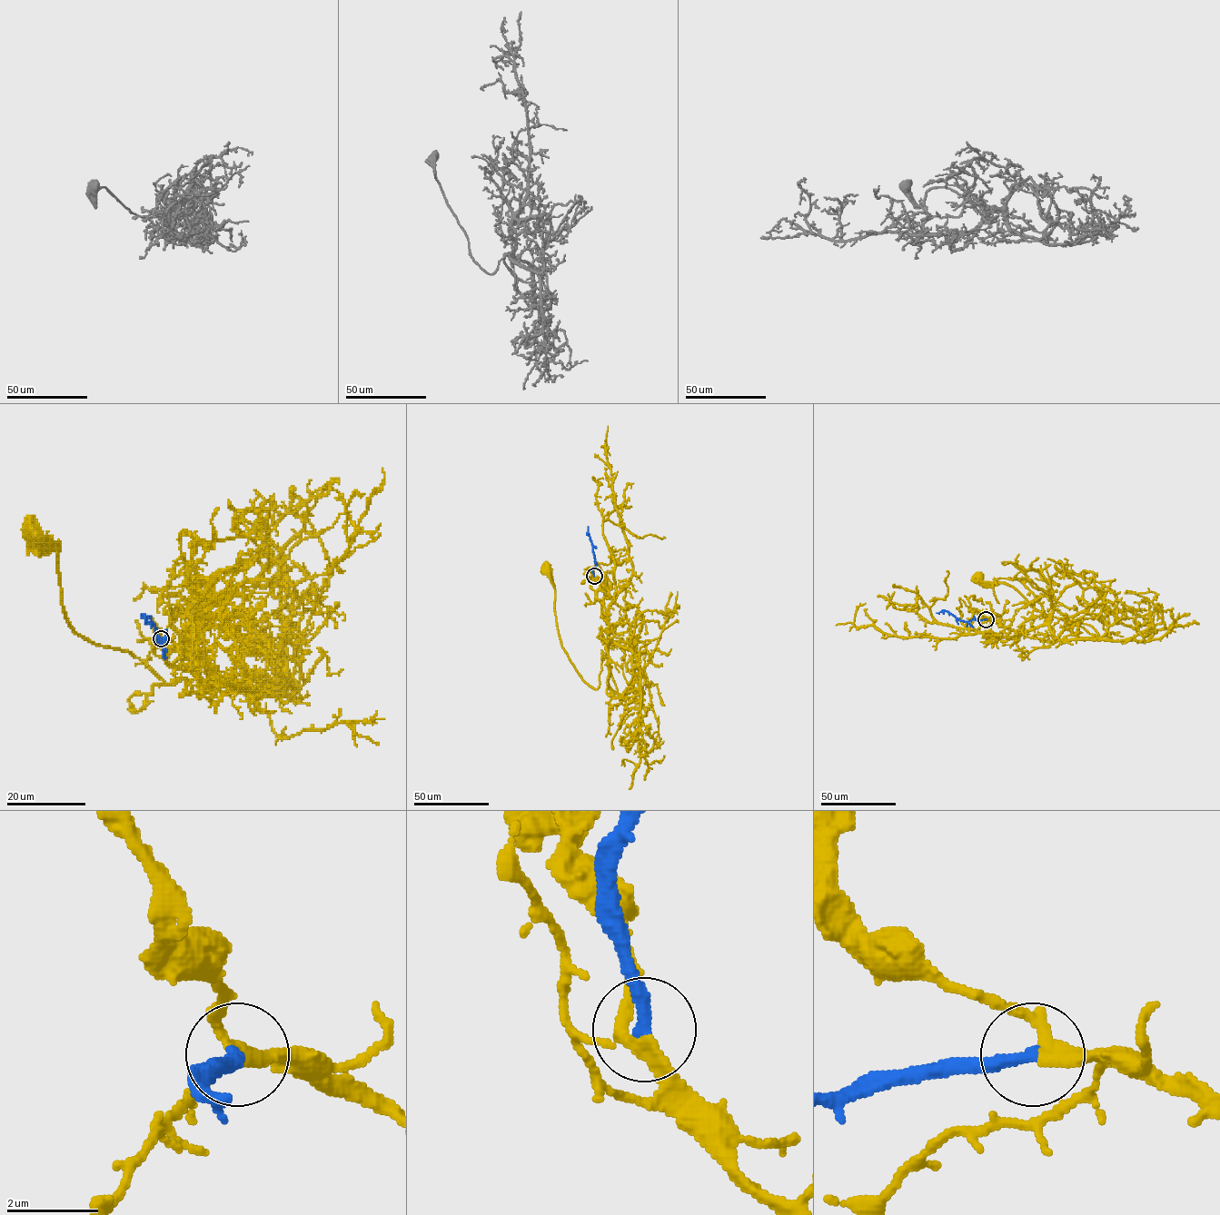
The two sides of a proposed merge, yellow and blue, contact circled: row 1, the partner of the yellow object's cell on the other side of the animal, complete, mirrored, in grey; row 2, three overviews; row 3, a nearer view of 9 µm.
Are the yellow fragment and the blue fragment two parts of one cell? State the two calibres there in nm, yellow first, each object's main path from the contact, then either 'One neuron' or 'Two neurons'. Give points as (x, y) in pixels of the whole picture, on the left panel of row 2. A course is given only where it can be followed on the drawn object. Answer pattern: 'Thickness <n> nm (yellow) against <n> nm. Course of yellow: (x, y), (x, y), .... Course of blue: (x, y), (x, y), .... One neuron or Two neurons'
Thickness 240 nm (yellow) against 280 nm. Course of yellow: (162, 638), (176, 644), (167, 661), (193, 672), (197, 615), (168, 685), (78, 634), (60, 544), (33, 530). Course of blue: (162, 638), (159, 642), (165, 639), (159, 643), (154, 626), (144, 615), (145, 622). One neuron

